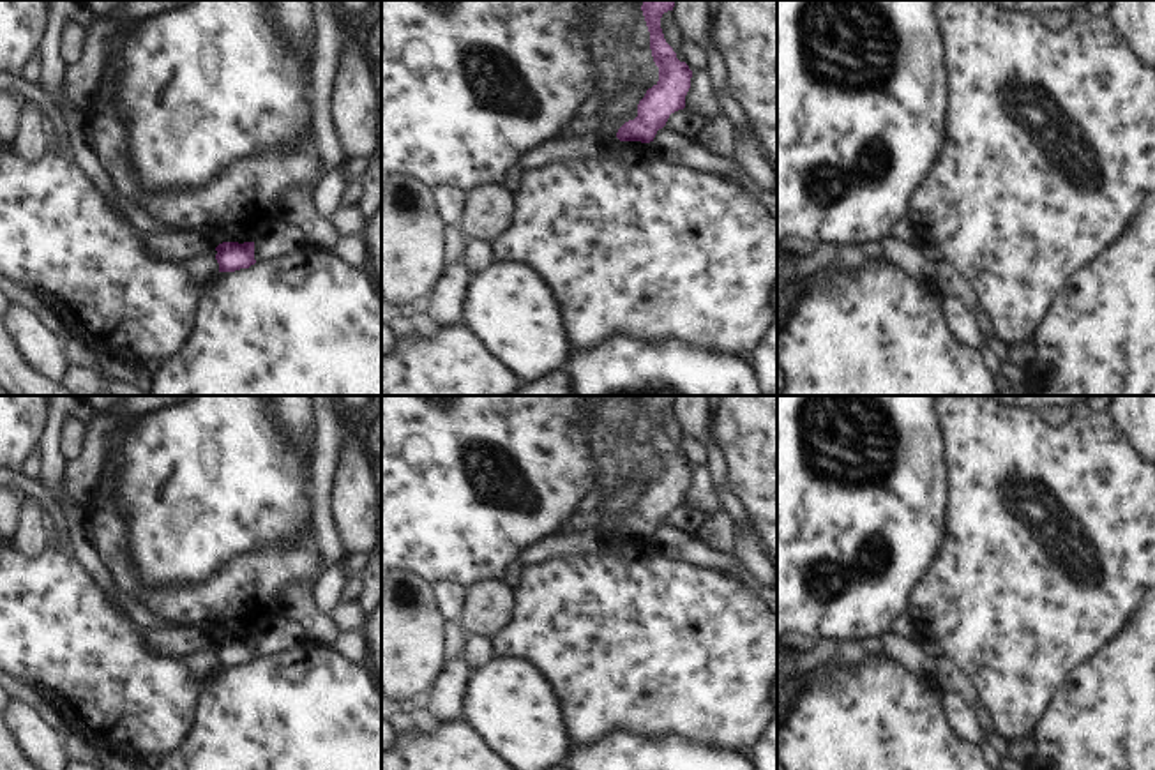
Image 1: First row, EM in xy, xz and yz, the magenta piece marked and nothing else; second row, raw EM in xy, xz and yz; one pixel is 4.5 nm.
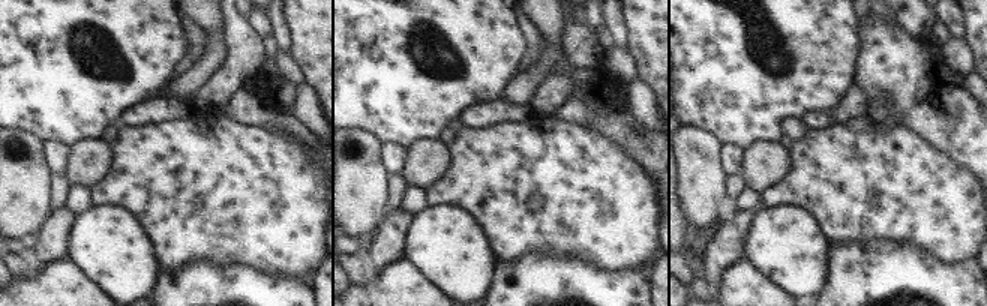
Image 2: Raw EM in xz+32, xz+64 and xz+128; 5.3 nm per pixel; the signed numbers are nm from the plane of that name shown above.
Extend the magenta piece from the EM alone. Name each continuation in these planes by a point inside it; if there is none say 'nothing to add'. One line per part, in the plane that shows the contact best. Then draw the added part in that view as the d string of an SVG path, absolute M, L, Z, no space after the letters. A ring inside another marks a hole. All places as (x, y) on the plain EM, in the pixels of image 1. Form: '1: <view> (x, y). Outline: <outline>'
nothing to add

